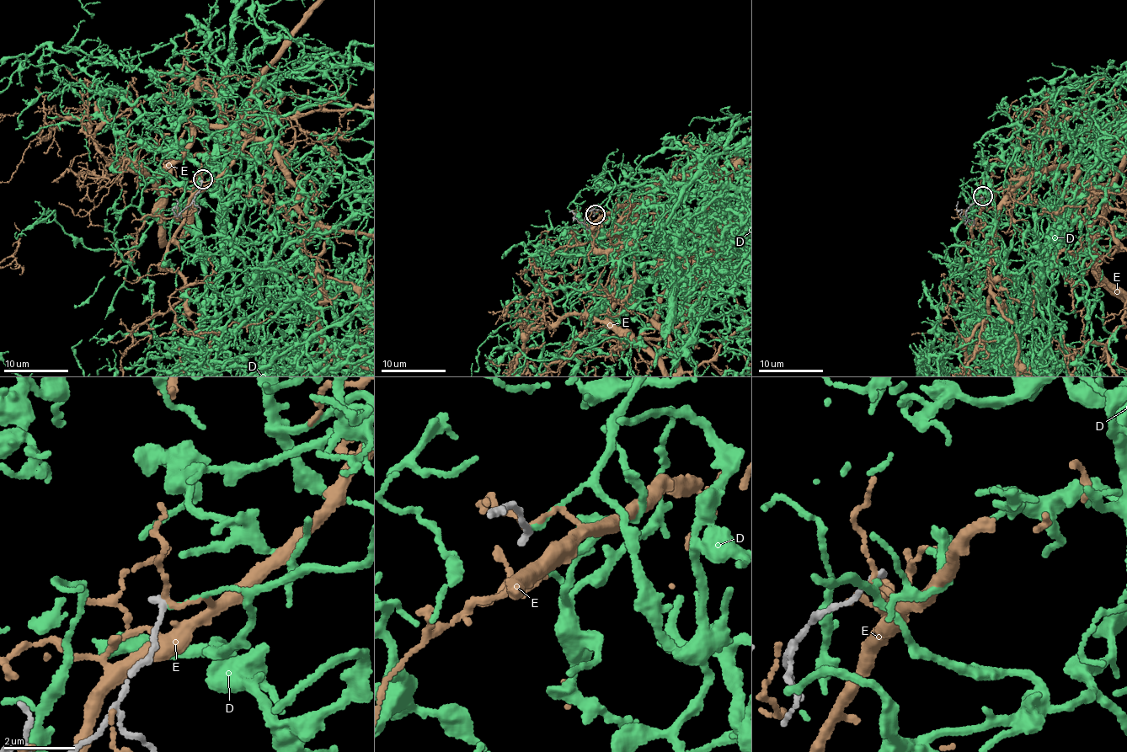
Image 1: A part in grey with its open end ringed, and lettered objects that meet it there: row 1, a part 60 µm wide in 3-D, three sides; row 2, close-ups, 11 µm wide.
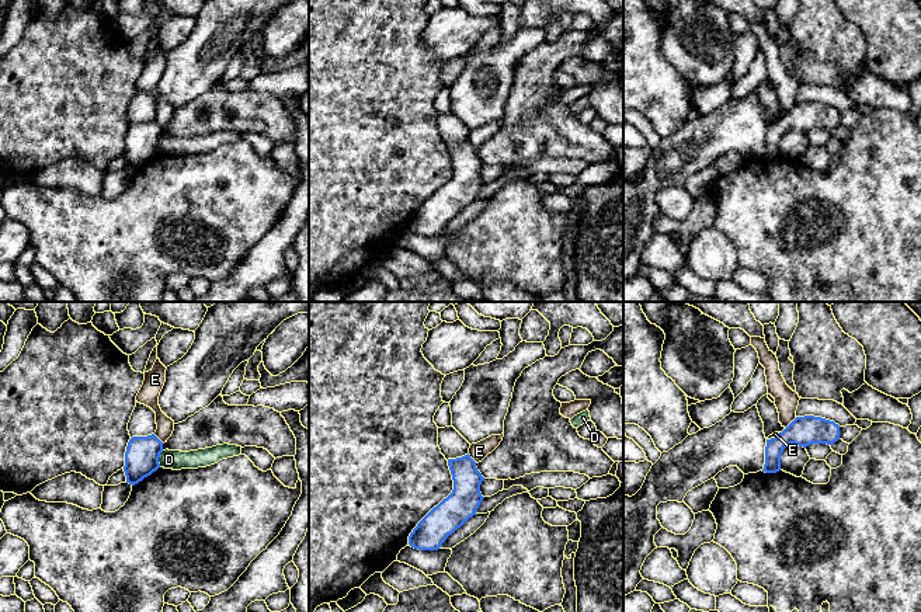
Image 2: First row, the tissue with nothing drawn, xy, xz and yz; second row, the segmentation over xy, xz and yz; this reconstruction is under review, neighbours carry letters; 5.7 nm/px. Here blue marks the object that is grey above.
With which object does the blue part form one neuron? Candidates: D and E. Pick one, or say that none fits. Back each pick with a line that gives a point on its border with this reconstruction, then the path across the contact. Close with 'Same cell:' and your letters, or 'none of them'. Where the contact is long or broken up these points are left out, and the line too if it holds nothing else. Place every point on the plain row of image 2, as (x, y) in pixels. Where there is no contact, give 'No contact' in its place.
Same cell: none of them

